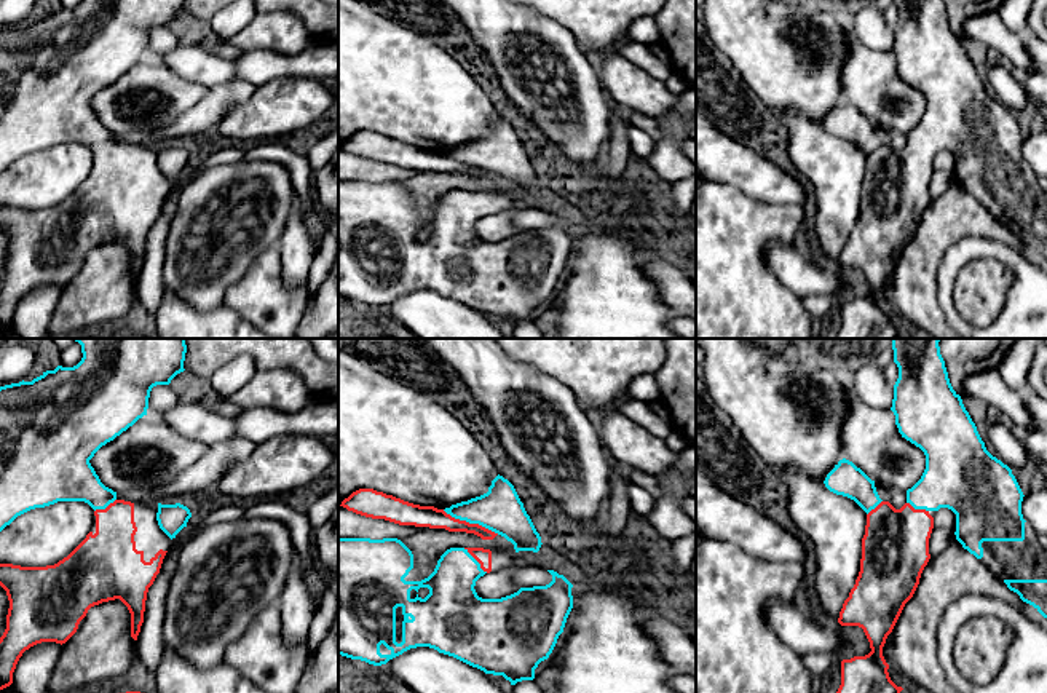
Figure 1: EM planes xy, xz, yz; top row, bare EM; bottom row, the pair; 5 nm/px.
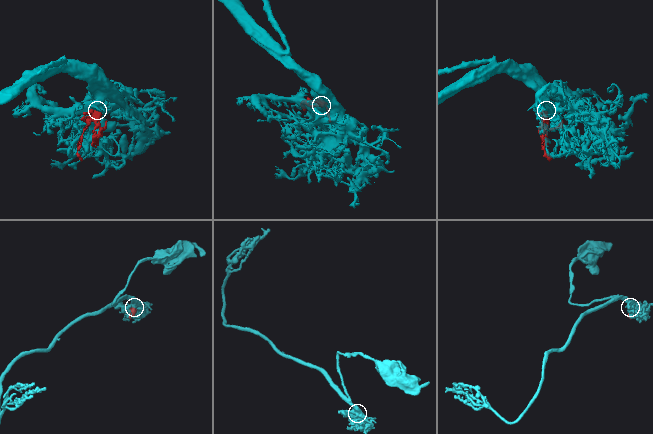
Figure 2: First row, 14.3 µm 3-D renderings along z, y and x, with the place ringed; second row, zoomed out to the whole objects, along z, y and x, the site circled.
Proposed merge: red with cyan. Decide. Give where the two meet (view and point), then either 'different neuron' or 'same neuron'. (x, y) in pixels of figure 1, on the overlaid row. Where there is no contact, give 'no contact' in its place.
contact xz (471, 524); same neuron

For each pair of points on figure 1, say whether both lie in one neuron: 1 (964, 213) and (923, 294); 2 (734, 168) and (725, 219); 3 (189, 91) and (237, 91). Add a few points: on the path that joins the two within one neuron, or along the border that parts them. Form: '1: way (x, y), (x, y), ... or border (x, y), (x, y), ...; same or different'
1: way (944, 233), (923, 254), (923, 273); same
2: border (712, 179), (733, 184), (747, 197), (765, 203); different
3: border (208, 90), (179, 115); different

